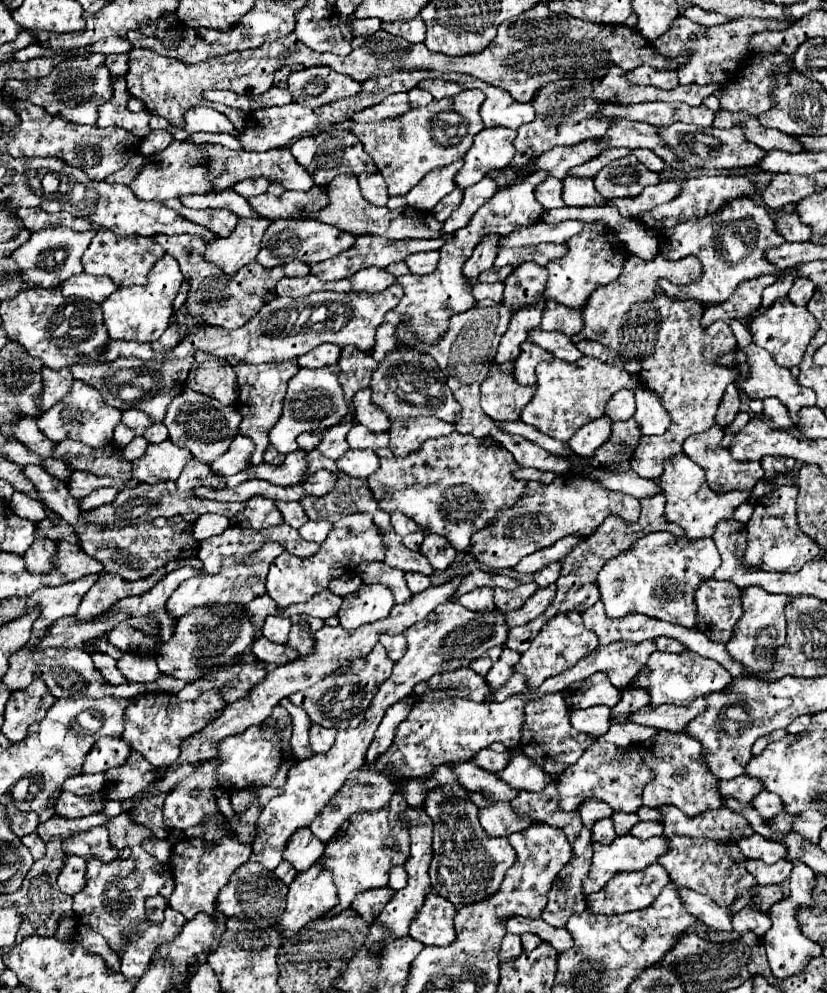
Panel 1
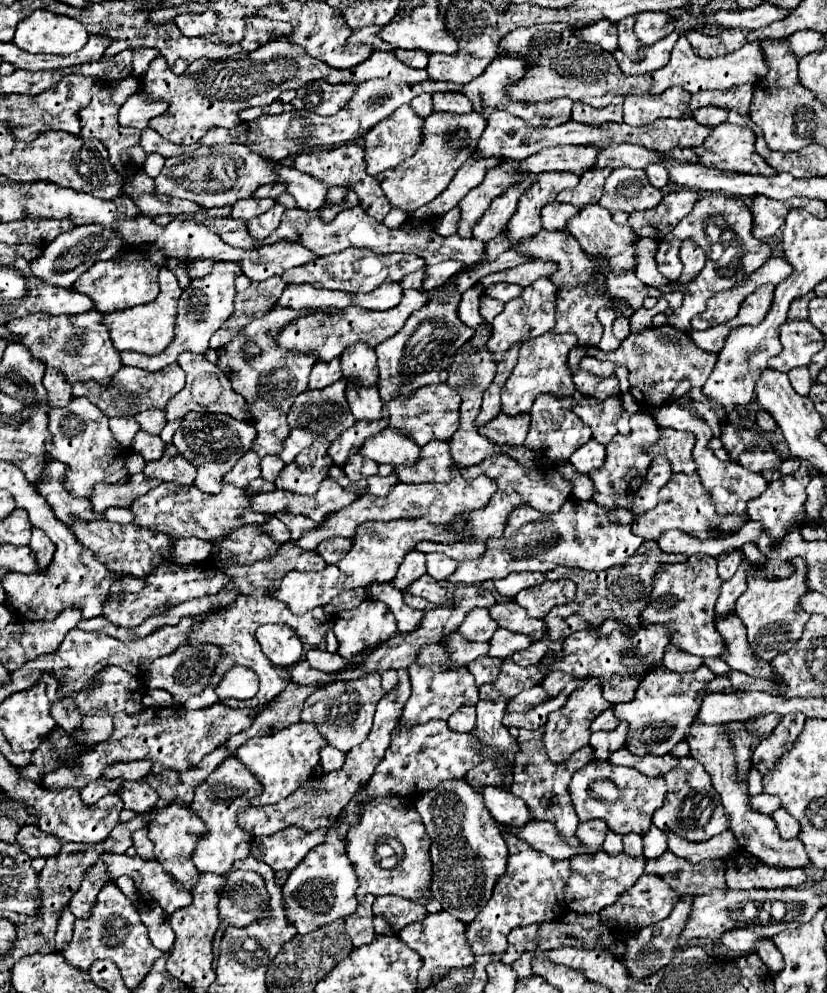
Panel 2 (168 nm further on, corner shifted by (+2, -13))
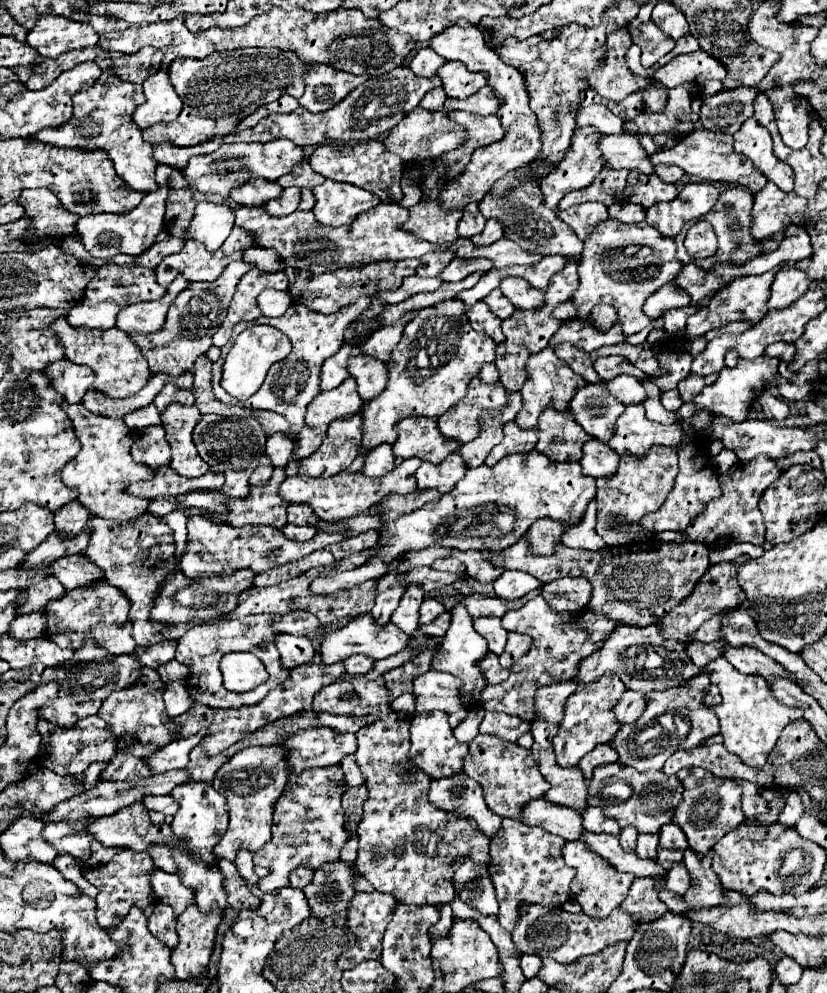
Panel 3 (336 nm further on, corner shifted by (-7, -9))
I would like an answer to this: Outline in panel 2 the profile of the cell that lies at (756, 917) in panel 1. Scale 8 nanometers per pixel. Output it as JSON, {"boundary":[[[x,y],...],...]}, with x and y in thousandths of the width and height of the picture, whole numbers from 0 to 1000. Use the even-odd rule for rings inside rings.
{"boundary":[[[924,948],[924,950],[919,950],[919,954],[917,954],[917,964],[921,966],[921,970],[931,976],[931,980],[933,982],[941,982],[946,976],[948,976],[948,966],[946,966],[946,960],[938,956],[938,952],[936,950],[931,950],[931,948]]]}

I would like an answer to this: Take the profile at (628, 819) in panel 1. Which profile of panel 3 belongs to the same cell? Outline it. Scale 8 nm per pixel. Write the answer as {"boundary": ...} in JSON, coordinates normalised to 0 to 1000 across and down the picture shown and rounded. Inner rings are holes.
{"boundary":[[[775,839],[768,857],[770,857],[770,861],[775,861],[775,865],[792,865],[794,849],[797,849],[797,841],[785,841],[785,839],[780,841],[780,839]]]}

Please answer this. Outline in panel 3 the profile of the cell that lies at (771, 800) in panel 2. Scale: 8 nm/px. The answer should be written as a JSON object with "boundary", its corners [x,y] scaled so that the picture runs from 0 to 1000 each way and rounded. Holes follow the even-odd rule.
{"boundary":[[[954,797],[954,801],[949,803],[949,813],[944,815],[940,829],[949,831],[949,833],[959,833],[969,821],[971,821],[971,811],[969,811],[966,801],[961,797]]]}

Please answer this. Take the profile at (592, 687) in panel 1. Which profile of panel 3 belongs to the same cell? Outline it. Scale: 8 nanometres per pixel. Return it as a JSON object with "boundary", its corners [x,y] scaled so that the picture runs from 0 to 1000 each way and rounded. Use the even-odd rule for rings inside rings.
{"boundary":[[[732,678],[729,684],[715,690],[698,692],[698,696],[683,708],[683,718],[676,730],[676,738],[669,744],[671,762],[678,772],[695,772],[703,766],[703,762],[712,758],[722,748],[734,748],[736,744],[744,742],[744,738],[748,736],[748,730],[741,722],[741,712],[746,710],[746,706],[756,696],[758,692],[741,678]]]}

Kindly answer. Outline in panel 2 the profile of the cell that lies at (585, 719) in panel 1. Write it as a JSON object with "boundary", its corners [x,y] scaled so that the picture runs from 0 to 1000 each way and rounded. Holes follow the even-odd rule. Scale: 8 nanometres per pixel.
{"boundary":[[[733,714],[716,726],[716,736],[742,736],[747,732],[747,724],[742,722],[740,714]]]}

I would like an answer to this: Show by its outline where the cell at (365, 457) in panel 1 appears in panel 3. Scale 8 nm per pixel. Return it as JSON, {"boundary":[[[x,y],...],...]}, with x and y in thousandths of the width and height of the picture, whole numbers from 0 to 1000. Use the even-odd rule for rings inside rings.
{"boundary":[[[468,446],[458,448],[458,450],[451,450],[451,454],[444,456],[441,460],[441,468],[439,468],[439,476],[446,478],[446,480],[461,480],[461,478],[468,478],[470,474],[475,474],[475,456],[473,456],[473,450]]]}

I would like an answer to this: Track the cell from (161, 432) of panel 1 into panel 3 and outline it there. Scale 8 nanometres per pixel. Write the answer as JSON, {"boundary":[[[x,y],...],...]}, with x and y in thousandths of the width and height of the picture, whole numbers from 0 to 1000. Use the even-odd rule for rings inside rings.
{"boundary":[[[195,428],[190,430],[173,430],[170,434],[161,434],[161,448],[158,458],[166,466],[175,466],[183,472],[204,468],[207,464],[207,452],[200,444],[200,432]]]}

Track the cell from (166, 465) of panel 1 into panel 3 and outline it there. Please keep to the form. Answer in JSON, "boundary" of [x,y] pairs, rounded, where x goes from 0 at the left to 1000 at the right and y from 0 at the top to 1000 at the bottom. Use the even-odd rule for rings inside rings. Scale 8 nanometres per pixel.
{"boundary":[[[207,406],[195,418],[200,442],[207,448],[204,470],[221,480],[243,480],[253,474],[253,468],[241,460],[231,444],[231,434],[241,422],[238,410],[221,410],[216,406]]]}

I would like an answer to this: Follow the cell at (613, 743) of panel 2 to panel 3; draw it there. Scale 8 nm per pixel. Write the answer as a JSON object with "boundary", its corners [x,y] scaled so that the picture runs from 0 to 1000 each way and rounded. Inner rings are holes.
{"boundary":[[[727,748],[722,750],[717,756],[712,756],[703,766],[700,766],[700,772],[707,780],[707,784],[712,787],[715,784],[715,778],[722,770],[734,770],[734,768],[746,768],[746,756],[744,752],[736,748]]]}

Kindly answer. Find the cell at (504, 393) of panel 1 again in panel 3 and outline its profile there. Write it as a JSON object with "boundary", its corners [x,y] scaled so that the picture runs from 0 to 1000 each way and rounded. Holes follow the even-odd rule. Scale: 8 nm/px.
{"boundary":[[[613,424],[608,428],[608,434],[608,444],[594,452],[591,460],[586,462],[586,468],[599,468],[603,462],[618,456],[640,456],[649,446],[649,432],[630,432],[623,424]]]}

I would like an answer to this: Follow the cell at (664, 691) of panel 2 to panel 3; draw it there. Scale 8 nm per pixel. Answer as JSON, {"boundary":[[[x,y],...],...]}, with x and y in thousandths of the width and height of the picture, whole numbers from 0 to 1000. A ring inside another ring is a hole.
{"boundary":[[[848,676],[845,680],[840,680],[838,684],[831,684],[828,688],[823,688],[823,692],[811,692],[804,696],[787,696],[780,700],[782,704],[782,712],[778,716],[778,720],[770,724],[768,732],[751,732],[741,744],[741,752],[748,758],[748,768],[768,772],[770,776],[787,776],[787,774],[799,774],[802,768],[807,766],[809,760],[814,760],[821,754],[838,754],[843,750],[848,750],[848,746],[852,746],[855,742],[869,738],[869,726],[867,722],[860,718],[857,712],[852,712],[850,704],[852,698],[857,698],[860,686],[857,686],[857,676]],[[802,720],[811,720],[814,722],[814,736],[807,736],[799,730],[799,722]],[[794,730],[794,742],[782,746],[782,748],[773,748],[770,740],[778,738],[778,734],[782,732],[792,732]]]}

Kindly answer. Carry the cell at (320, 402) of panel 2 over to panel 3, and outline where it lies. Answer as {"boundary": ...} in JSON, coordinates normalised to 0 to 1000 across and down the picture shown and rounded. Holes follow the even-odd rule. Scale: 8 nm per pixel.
{"boundary":[[[422,380],[407,392],[386,396],[371,410],[369,416],[369,430],[359,438],[359,452],[357,458],[362,462],[374,460],[395,438],[395,430],[403,422],[420,422],[422,418],[437,414],[439,404],[432,396],[429,382]]]}

